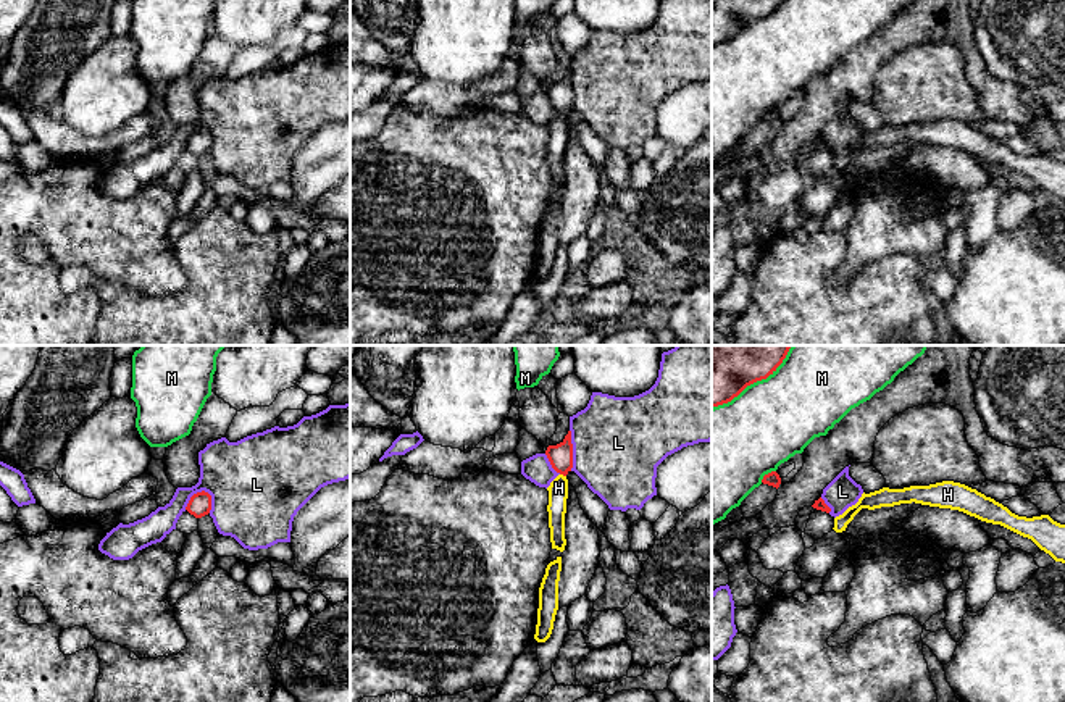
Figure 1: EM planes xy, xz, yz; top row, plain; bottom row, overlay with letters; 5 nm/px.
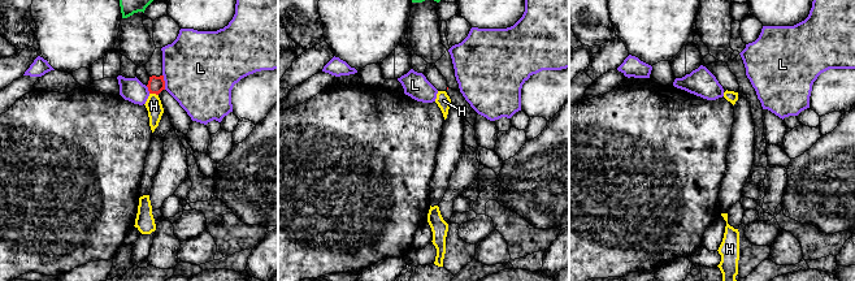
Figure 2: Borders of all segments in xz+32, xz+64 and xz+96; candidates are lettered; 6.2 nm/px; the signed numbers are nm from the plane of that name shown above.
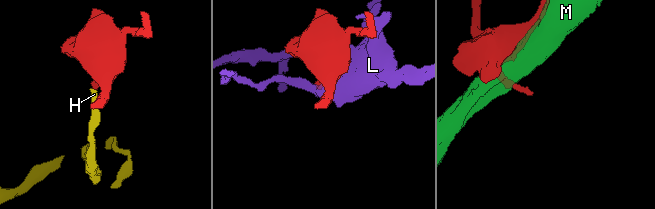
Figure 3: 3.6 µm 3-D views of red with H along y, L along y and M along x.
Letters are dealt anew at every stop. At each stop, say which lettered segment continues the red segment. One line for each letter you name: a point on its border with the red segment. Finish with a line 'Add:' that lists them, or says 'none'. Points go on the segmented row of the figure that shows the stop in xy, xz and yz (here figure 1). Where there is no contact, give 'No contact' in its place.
Add: none

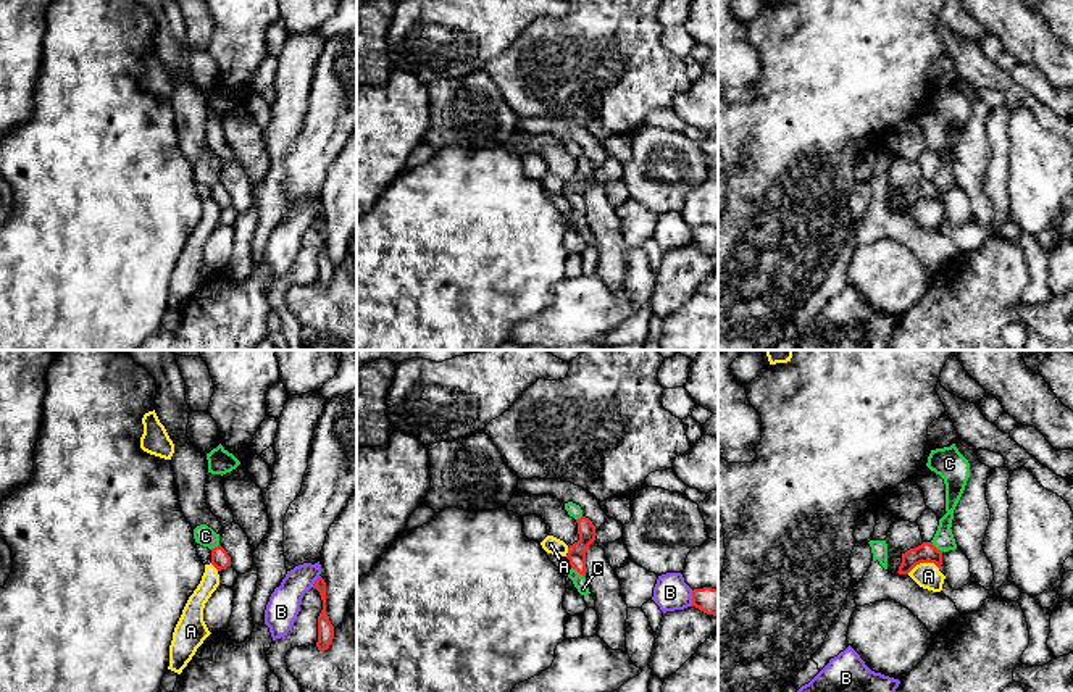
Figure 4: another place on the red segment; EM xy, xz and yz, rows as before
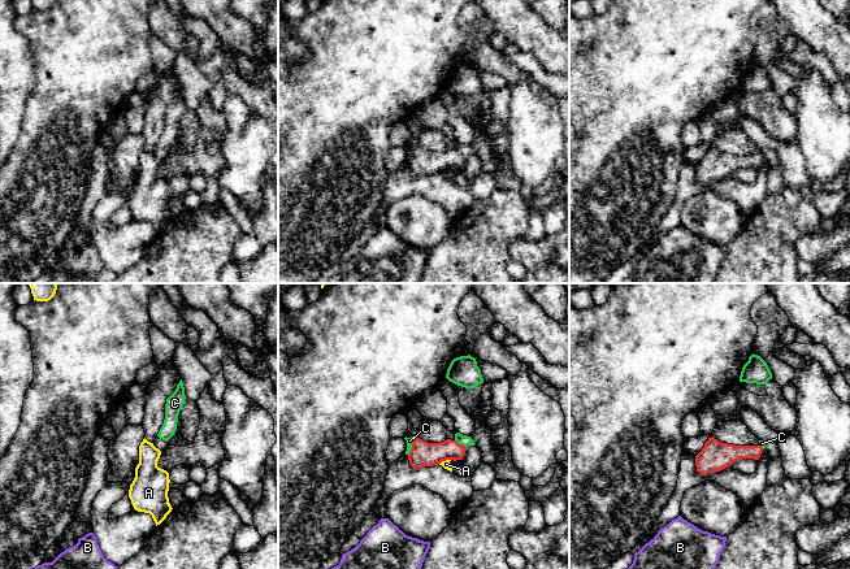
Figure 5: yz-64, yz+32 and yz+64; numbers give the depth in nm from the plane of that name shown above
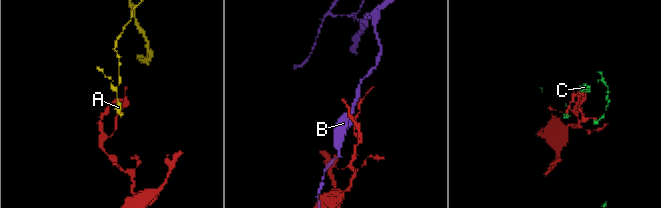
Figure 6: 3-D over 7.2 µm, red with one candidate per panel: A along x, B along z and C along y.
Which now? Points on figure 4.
Add: none

